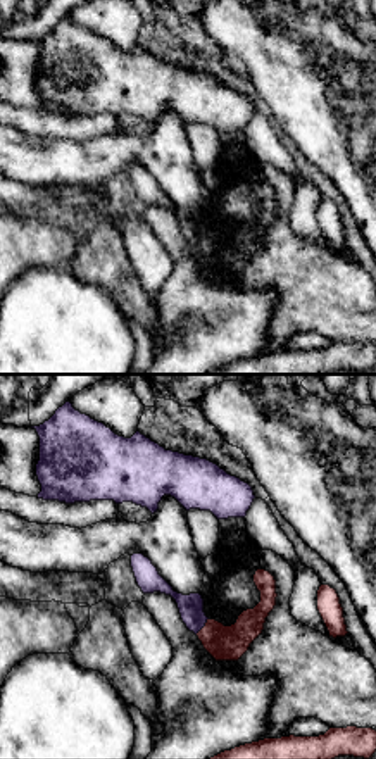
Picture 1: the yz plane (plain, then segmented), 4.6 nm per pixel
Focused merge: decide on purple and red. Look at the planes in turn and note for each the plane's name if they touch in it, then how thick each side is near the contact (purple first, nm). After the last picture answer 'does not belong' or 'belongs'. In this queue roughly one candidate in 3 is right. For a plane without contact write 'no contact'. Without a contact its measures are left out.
contact in yz; calibres 110 and 160 nm

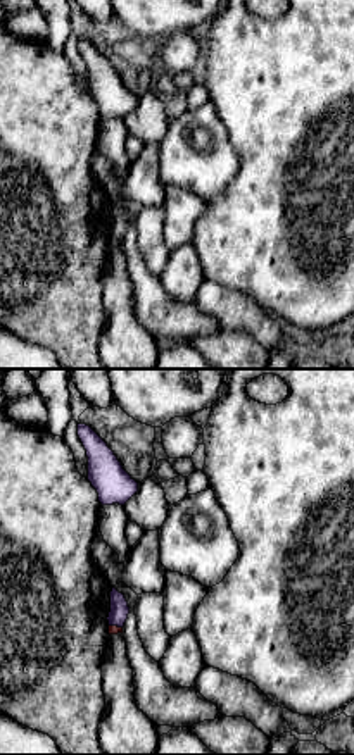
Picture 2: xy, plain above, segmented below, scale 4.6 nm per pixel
contact in xy; calibres 90 and 50 nm

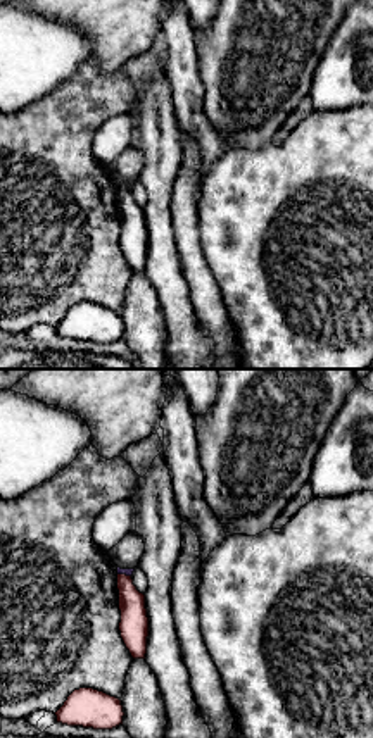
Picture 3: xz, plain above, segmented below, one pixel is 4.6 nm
contact in xz; calibres 30 and 130 nm

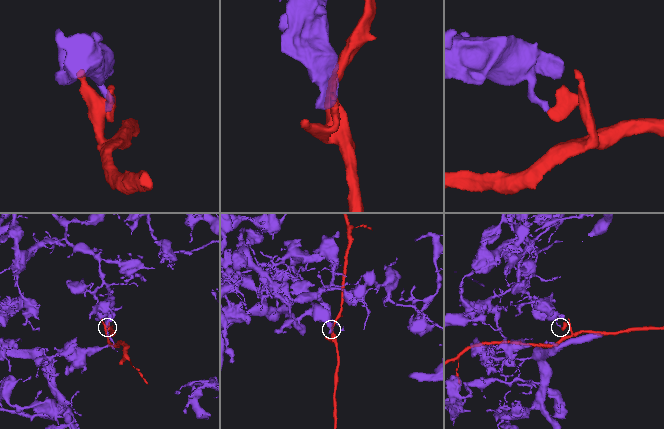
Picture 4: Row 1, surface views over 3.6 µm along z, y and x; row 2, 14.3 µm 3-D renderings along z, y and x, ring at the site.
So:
does not belong

